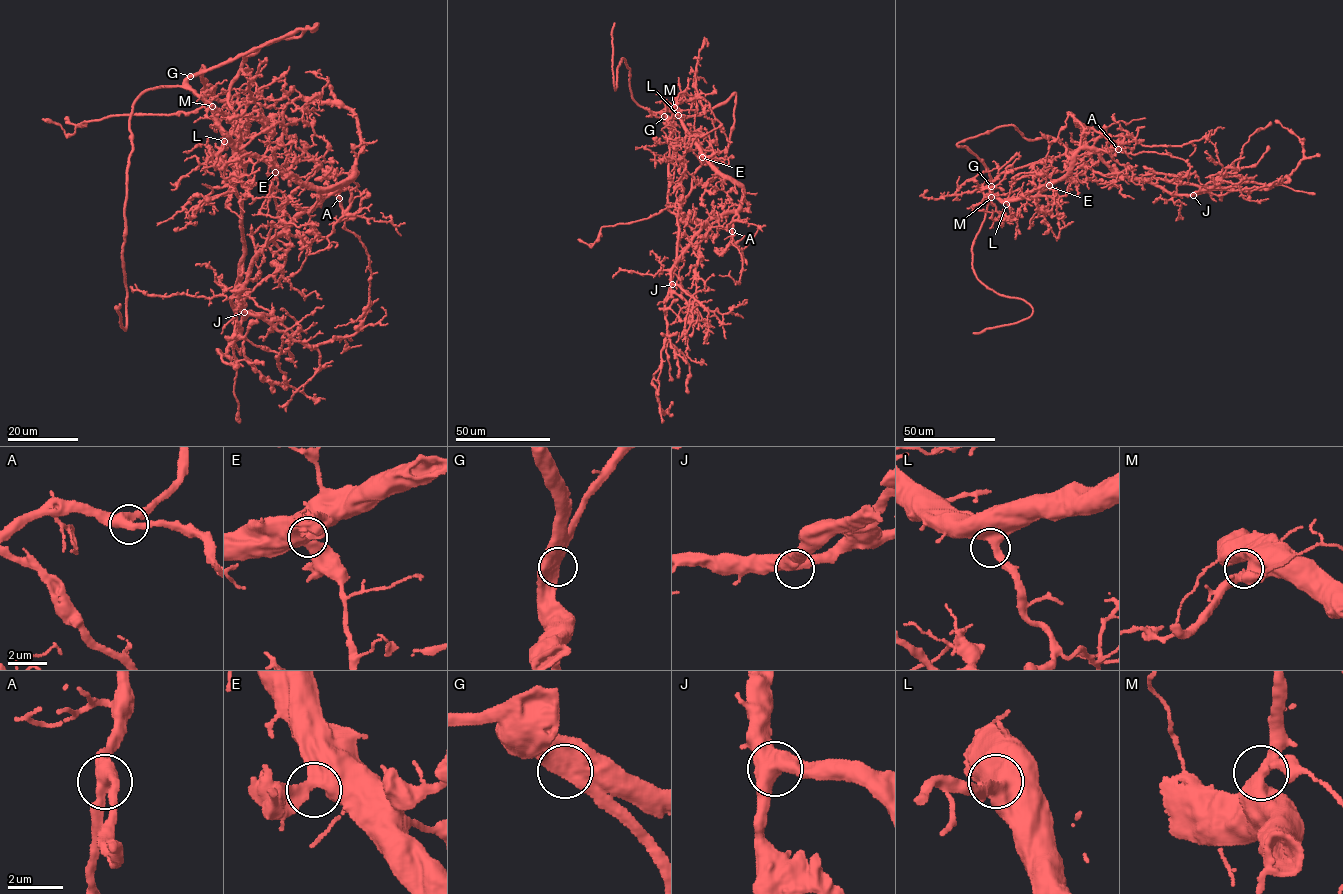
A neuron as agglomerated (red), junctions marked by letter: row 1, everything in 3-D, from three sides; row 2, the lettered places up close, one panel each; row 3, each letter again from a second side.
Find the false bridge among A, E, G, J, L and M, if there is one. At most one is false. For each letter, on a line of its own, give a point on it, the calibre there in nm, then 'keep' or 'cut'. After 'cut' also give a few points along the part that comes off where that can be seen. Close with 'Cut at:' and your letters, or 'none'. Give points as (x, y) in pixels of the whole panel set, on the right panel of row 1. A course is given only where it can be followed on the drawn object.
A: (1118, 149) | 420 nm | keep
E: (1049, 185) | 500 nm | keep
G: (991, 186) | 600 nm | keep
J: (1193, 195) | 480 nm | keep
L: (1006, 204) | 550 nm | keep
M: (991, 197) | 440 nm | keep
Cut at: none

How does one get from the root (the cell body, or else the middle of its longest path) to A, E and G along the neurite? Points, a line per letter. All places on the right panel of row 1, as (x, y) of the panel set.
A: (1039, 194), (1036, 201), (1027, 195), (1066, 175), (1080, 149), (1118, 149)
E: (1039, 194), (1036, 201), (1027, 195), (1049, 185)
G: (1039, 194), (1036, 201), (1028, 196), (1005, 201), (991, 194), (991, 186)

